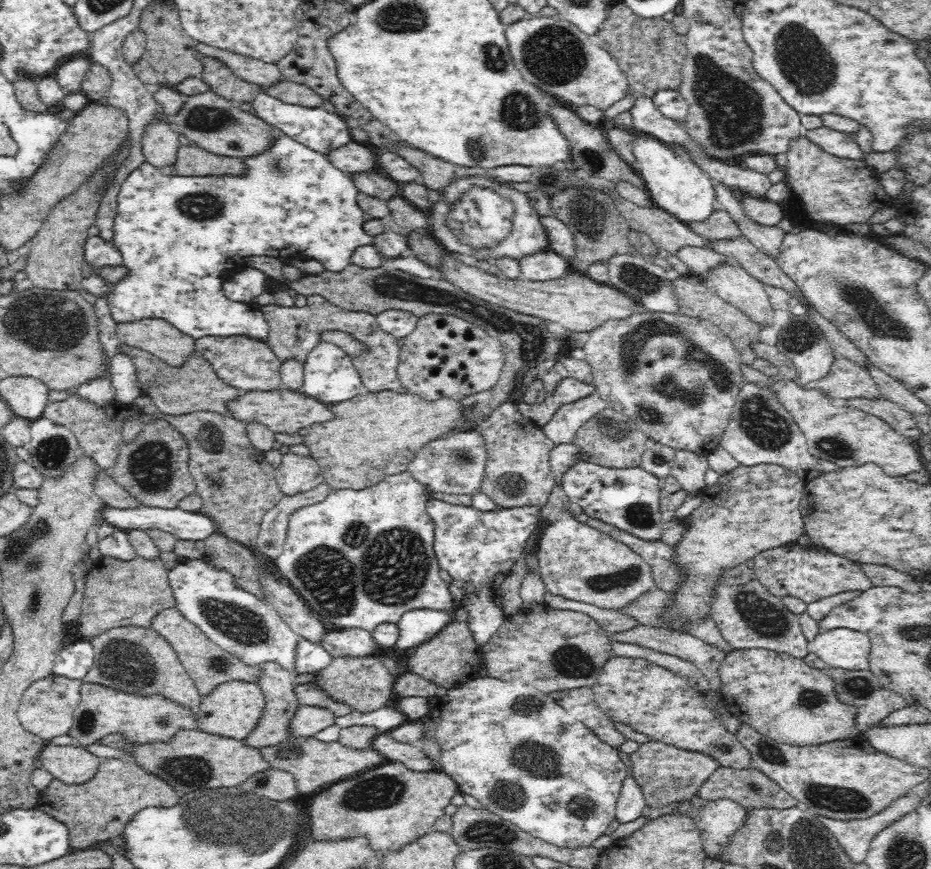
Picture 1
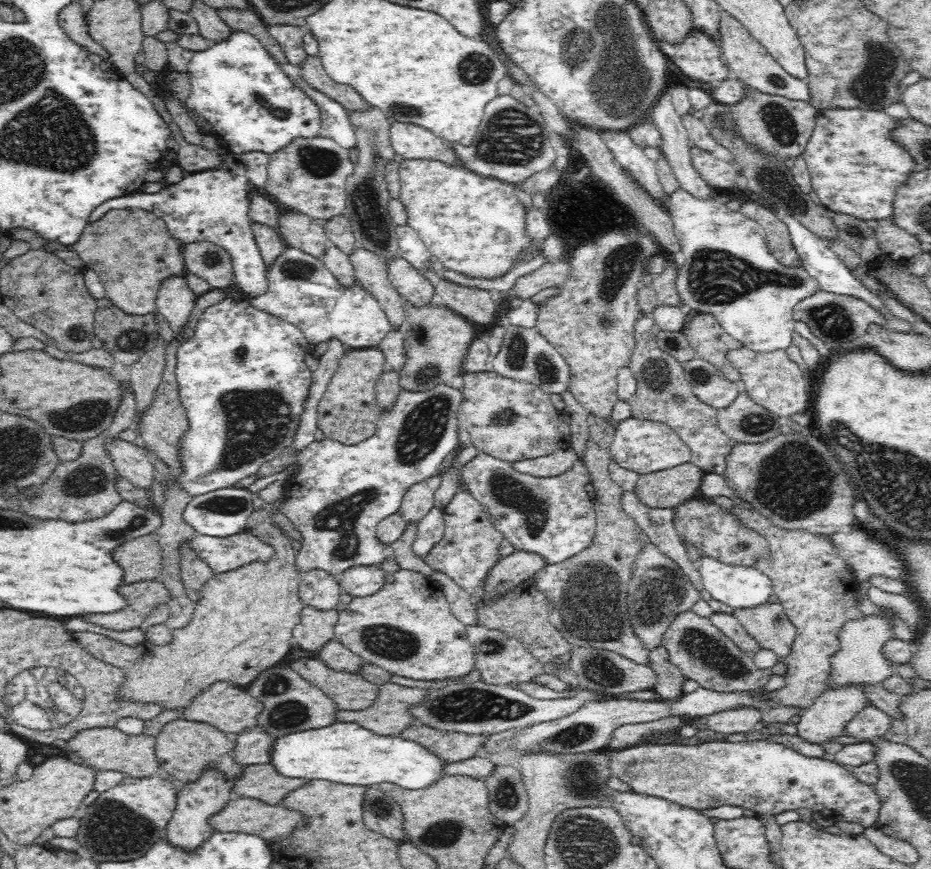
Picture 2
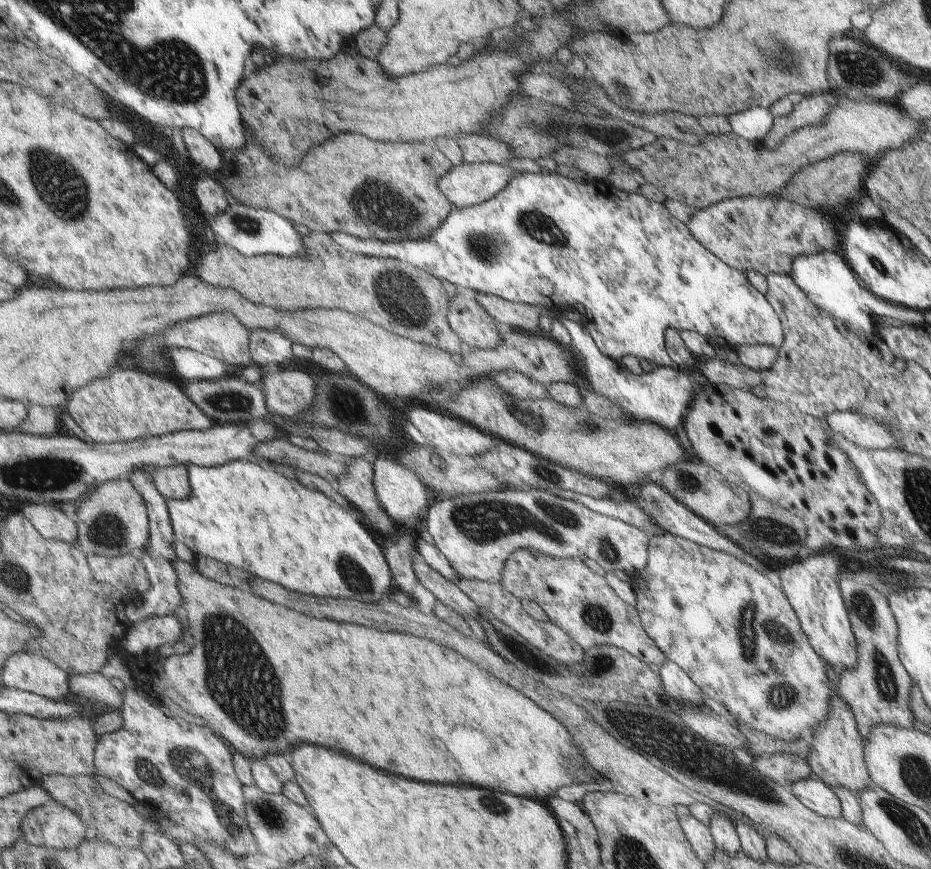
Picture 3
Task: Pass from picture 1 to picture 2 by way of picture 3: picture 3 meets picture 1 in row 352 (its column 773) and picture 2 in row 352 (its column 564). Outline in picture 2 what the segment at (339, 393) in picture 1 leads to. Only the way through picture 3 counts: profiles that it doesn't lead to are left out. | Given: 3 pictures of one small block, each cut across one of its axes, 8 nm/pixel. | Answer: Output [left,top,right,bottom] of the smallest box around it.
[172,286,314,498]

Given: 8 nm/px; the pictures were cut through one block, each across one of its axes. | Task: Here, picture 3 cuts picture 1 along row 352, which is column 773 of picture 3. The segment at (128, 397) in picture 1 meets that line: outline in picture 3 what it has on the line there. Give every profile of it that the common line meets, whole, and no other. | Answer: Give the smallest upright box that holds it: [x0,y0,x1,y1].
[727,108,775,142]

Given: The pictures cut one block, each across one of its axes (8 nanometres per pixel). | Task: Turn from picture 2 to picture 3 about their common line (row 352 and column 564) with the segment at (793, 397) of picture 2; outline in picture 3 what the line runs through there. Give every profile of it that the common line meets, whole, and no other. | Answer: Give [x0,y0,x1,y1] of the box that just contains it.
[139,560,605,802]

